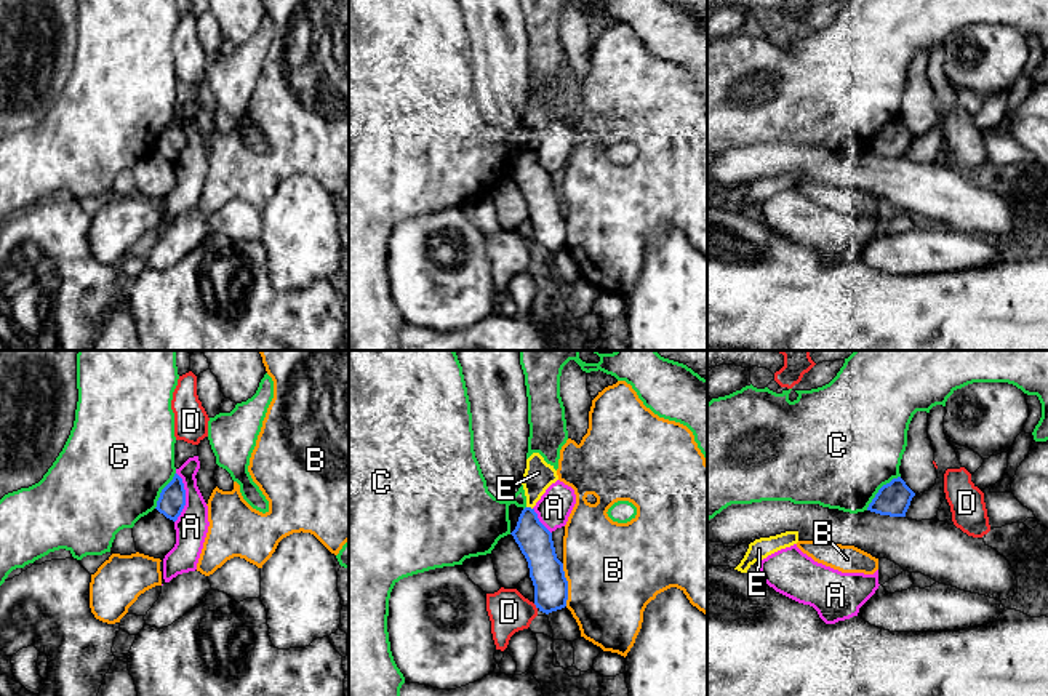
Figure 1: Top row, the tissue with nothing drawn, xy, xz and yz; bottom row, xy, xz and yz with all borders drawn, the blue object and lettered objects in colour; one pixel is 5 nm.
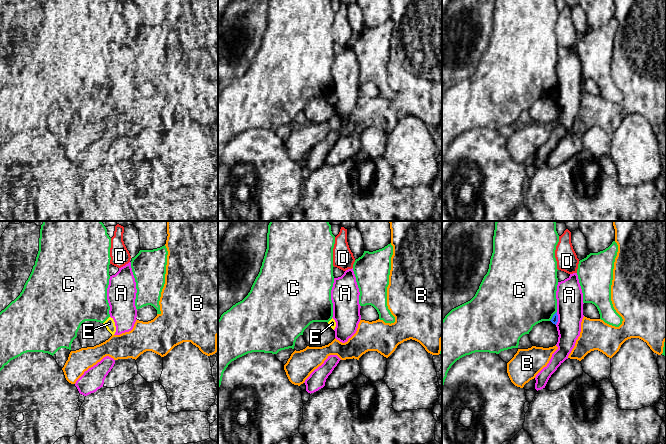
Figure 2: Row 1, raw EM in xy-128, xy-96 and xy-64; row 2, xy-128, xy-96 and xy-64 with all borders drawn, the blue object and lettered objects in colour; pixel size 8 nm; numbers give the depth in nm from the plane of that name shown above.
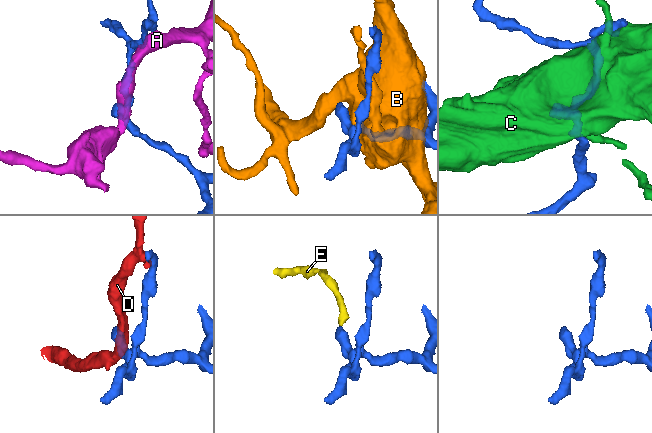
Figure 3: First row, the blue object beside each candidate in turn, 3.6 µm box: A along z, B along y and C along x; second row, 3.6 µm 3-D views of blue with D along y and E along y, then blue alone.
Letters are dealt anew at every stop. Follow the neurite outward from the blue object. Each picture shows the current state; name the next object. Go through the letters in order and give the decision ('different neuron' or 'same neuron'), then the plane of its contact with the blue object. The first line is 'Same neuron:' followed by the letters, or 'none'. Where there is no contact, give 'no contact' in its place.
Same neuron: none
A: different neuron | xy
B: different neuron | xz
C: different neuron | yz
D: different neuron | xz
E: different neuron | xz

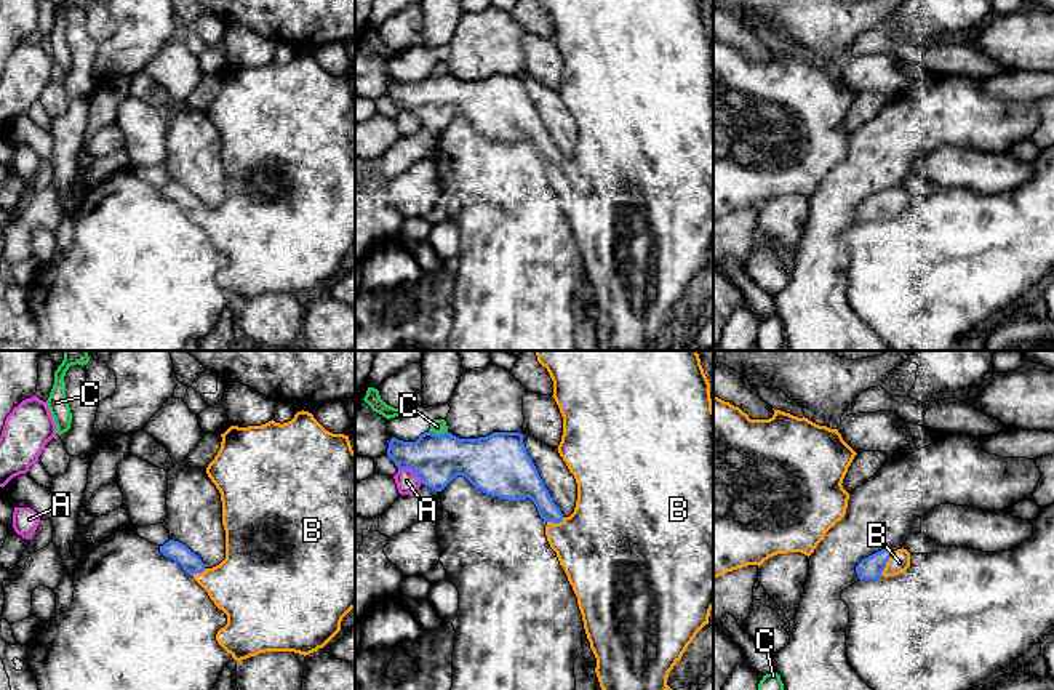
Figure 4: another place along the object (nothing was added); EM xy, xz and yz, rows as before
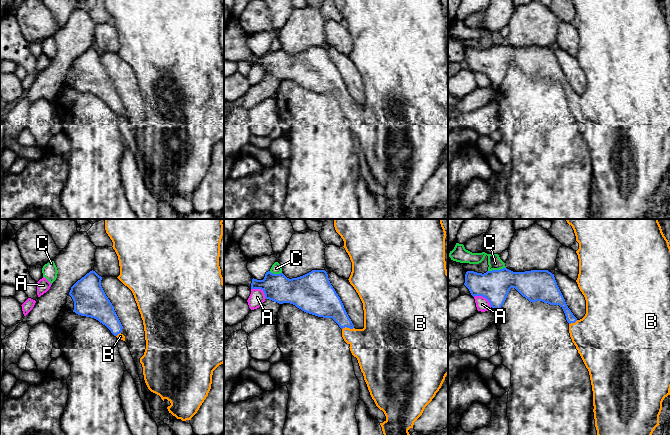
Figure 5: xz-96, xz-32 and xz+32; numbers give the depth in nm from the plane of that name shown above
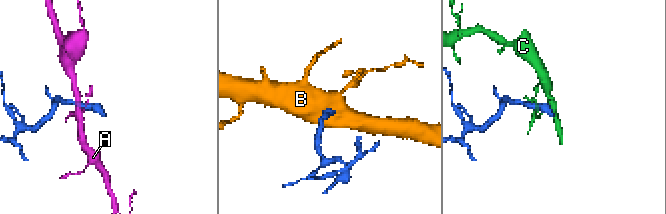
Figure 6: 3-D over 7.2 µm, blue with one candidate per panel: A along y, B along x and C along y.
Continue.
Same neuron: B
A: different neuron | xz
B: same neuron | yz
C: different neuron | xz

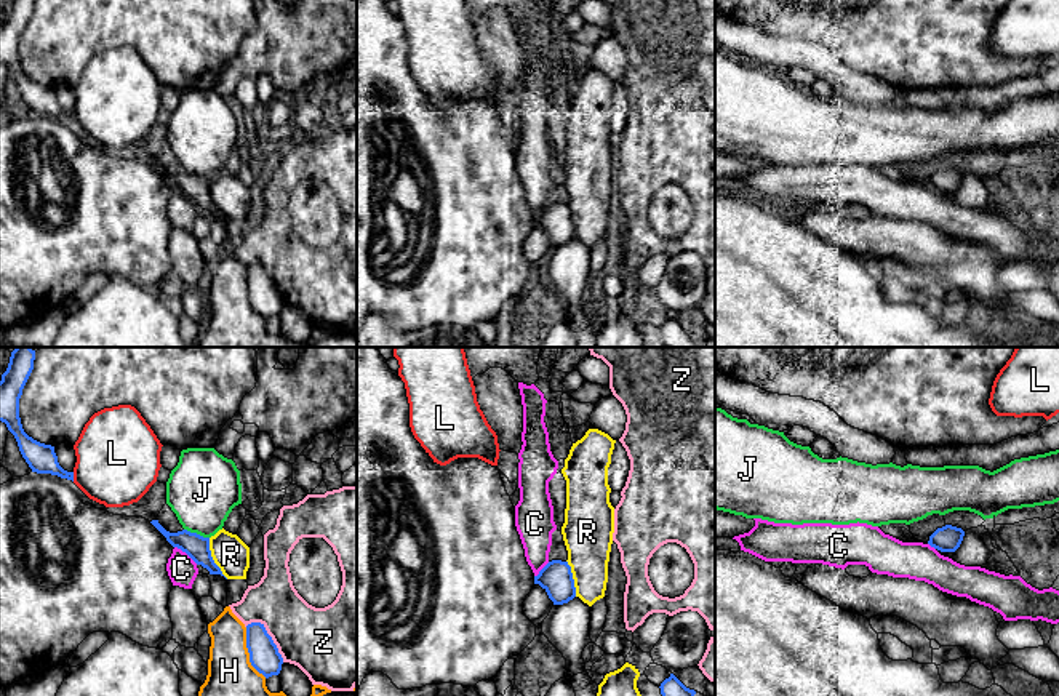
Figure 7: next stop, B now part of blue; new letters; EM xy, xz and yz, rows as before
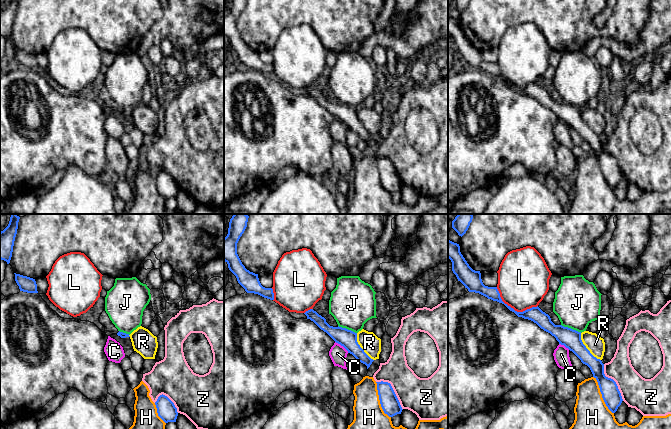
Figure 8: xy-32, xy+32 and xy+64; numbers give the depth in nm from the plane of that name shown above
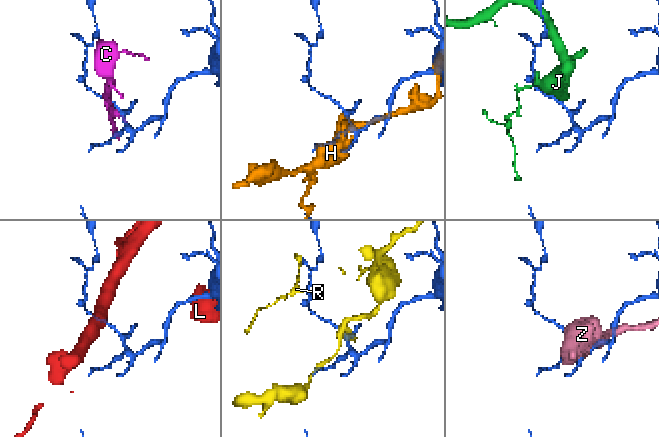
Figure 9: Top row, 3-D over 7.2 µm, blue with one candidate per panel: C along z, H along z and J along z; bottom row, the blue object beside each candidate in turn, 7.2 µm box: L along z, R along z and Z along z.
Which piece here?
Same neuron: none
C: different neuron | xy
H: different neuron | xy
J: different neuron | xy
L: different neuron | xy
R: different neuron | xy
Z: different neuron | xy

